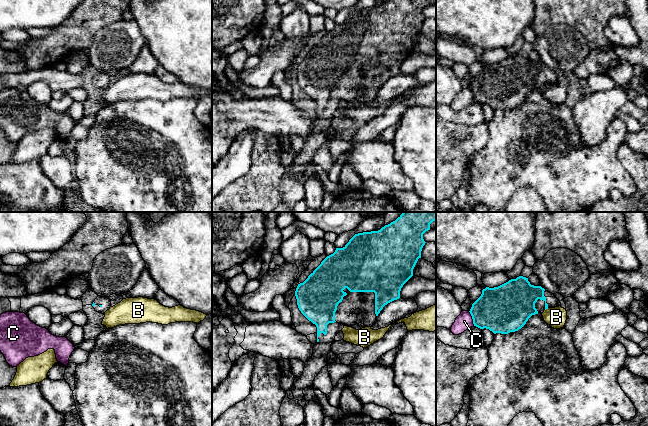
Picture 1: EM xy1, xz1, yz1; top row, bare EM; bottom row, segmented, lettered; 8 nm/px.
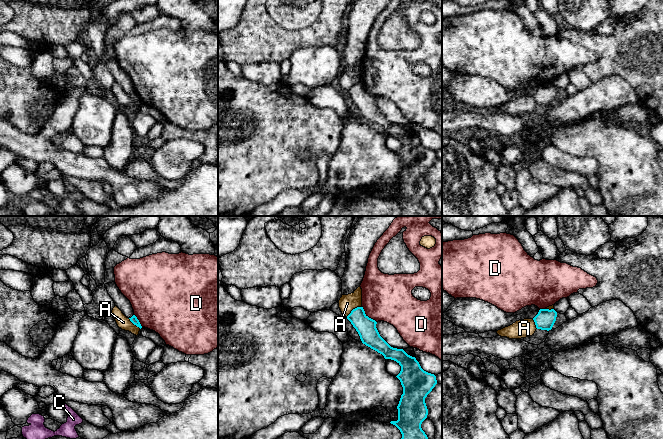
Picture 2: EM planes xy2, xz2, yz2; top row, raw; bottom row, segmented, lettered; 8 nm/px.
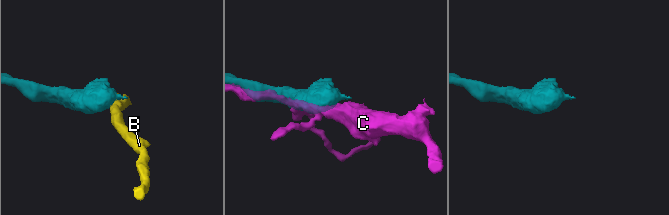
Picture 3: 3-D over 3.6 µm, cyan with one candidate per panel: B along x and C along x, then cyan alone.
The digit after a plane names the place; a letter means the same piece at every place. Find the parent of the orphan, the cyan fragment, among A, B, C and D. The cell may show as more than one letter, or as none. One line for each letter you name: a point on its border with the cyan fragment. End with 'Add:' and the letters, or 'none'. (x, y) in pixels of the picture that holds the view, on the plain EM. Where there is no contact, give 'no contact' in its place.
Add: none

